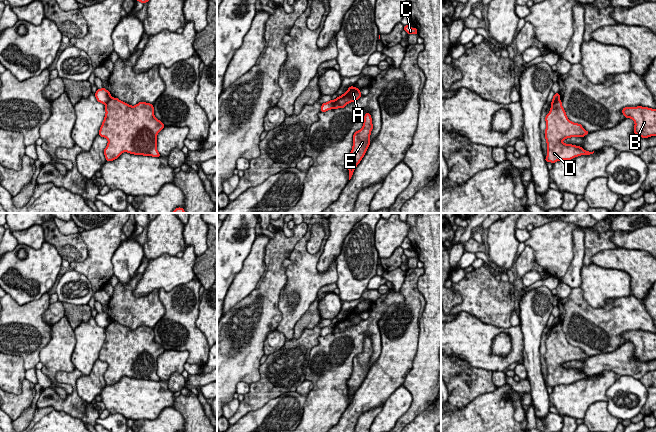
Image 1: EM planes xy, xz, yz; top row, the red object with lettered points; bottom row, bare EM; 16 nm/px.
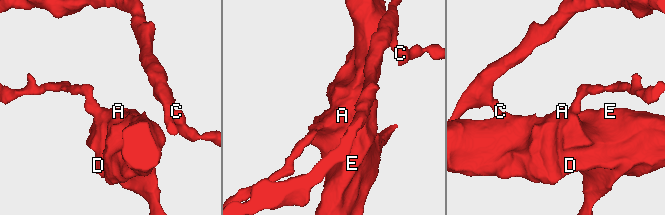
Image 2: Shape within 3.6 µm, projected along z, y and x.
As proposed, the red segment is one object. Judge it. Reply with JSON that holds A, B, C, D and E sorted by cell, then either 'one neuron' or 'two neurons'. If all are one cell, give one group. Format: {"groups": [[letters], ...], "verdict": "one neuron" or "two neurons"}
{"groups": [["A", "B", "D", "E"], ["C"]], "verdict": "two neurons"}

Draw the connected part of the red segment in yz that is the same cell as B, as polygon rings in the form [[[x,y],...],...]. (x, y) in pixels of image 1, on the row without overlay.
[[[625,331],[622,333],[623,339],[633,343],[634,357],[642,362],[656,360],[656,333],[648,331]]]

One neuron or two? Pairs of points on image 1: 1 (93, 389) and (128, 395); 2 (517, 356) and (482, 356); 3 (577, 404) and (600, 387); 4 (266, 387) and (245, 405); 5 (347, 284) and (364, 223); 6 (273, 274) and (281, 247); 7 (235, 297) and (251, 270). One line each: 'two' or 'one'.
1: two
2: one
3: one
4: one
5: one
6: one
7: one

